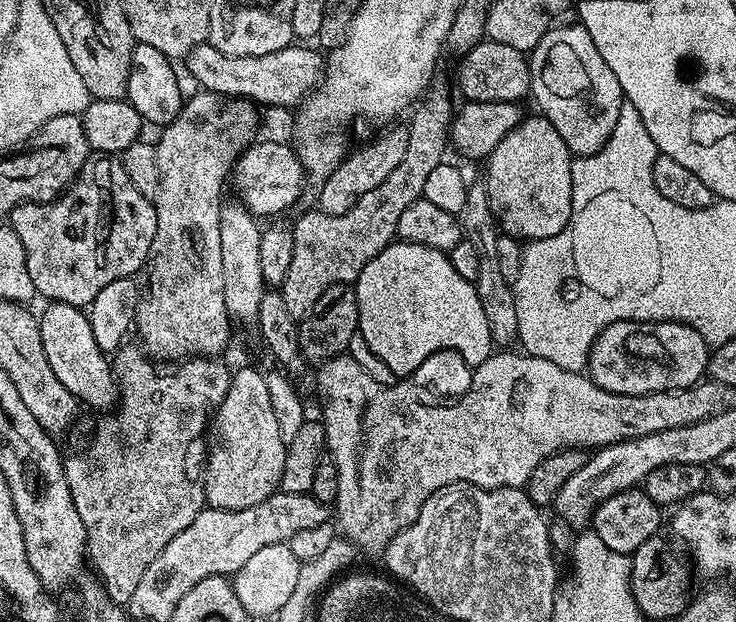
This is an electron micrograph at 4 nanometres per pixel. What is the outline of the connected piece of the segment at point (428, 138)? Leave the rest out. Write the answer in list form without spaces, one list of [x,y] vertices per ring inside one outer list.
[[[433,87],[415,105],[411,113],[412,124],[407,125],[408,145],[406,154],[402,162],[398,162],[398,167],[384,179],[374,190],[369,190],[346,210],[346,214],[326,214],[319,210],[313,212],[304,212],[292,224],[292,233],[294,234],[294,259],[290,262],[290,271],[286,273],[282,285],[282,291],[286,298],[286,310],[297,318],[303,318],[311,312],[314,302],[322,298],[322,294],[330,286],[335,284],[352,284],[360,277],[366,262],[374,258],[384,249],[387,244],[393,243],[397,239],[398,218],[402,218],[402,213],[406,206],[410,206],[416,200],[423,197],[423,187],[426,178],[433,172],[434,167],[438,166],[445,159],[444,146],[447,147],[450,138],[450,129],[452,127],[452,118],[454,115],[454,103],[448,97],[448,92],[444,88]]]

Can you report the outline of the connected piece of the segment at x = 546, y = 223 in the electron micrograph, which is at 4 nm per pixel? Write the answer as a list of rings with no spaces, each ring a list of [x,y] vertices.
[[[539,114],[525,117],[510,134],[506,134],[498,146],[487,157],[488,172],[484,177],[488,201],[492,215],[503,235],[514,237],[522,242],[553,237],[568,225],[572,213],[573,196],[573,156],[552,123]]]

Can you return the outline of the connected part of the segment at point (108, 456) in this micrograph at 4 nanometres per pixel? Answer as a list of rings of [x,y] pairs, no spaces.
[[[125,342],[116,349],[111,357],[112,372],[116,375],[116,383],[120,386],[120,399],[114,410],[107,414],[97,415],[96,425],[92,428],[92,437],[88,440],[88,445],[81,452],[67,453],[64,456],[64,473],[66,474],[66,486],[70,486],[70,498],[74,498],[74,510],[78,510],[78,518],[82,518],[82,526],[86,526],[86,538],[88,539],[88,551],[86,553],[87,563],[97,572],[99,583],[102,585],[108,597],[115,604],[124,606],[134,590],[138,587],[138,581],[142,579],[142,574],[150,567],[150,562],[166,550],[166,542],[170,538],[178,538],[194,518],[206,507],[204,499],[204,465],[206,457],[210,451],[209,441],[204,441],[204,431],[209,431],[210,421],[213,419],[217,406],[226,398],[226,390],[230,390],[233,369],[227,368],[223,364],[223,359],[211,356],[189,356],[179,362],[157,362],[153,357],[144,351],[139,343]]]

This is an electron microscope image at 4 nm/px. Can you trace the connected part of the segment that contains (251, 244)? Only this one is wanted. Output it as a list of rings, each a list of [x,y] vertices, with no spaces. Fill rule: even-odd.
[[[239,202],[225,203],[221,207],[222,282],[224,283],[229,317],[235,318],[237,321],[239,321],[238,319],[255,321],[258,306],[261,305],[262,294],[266,290],[258,255],[261,231],[262,228],[257,217],[253,216],[243,204]]]

